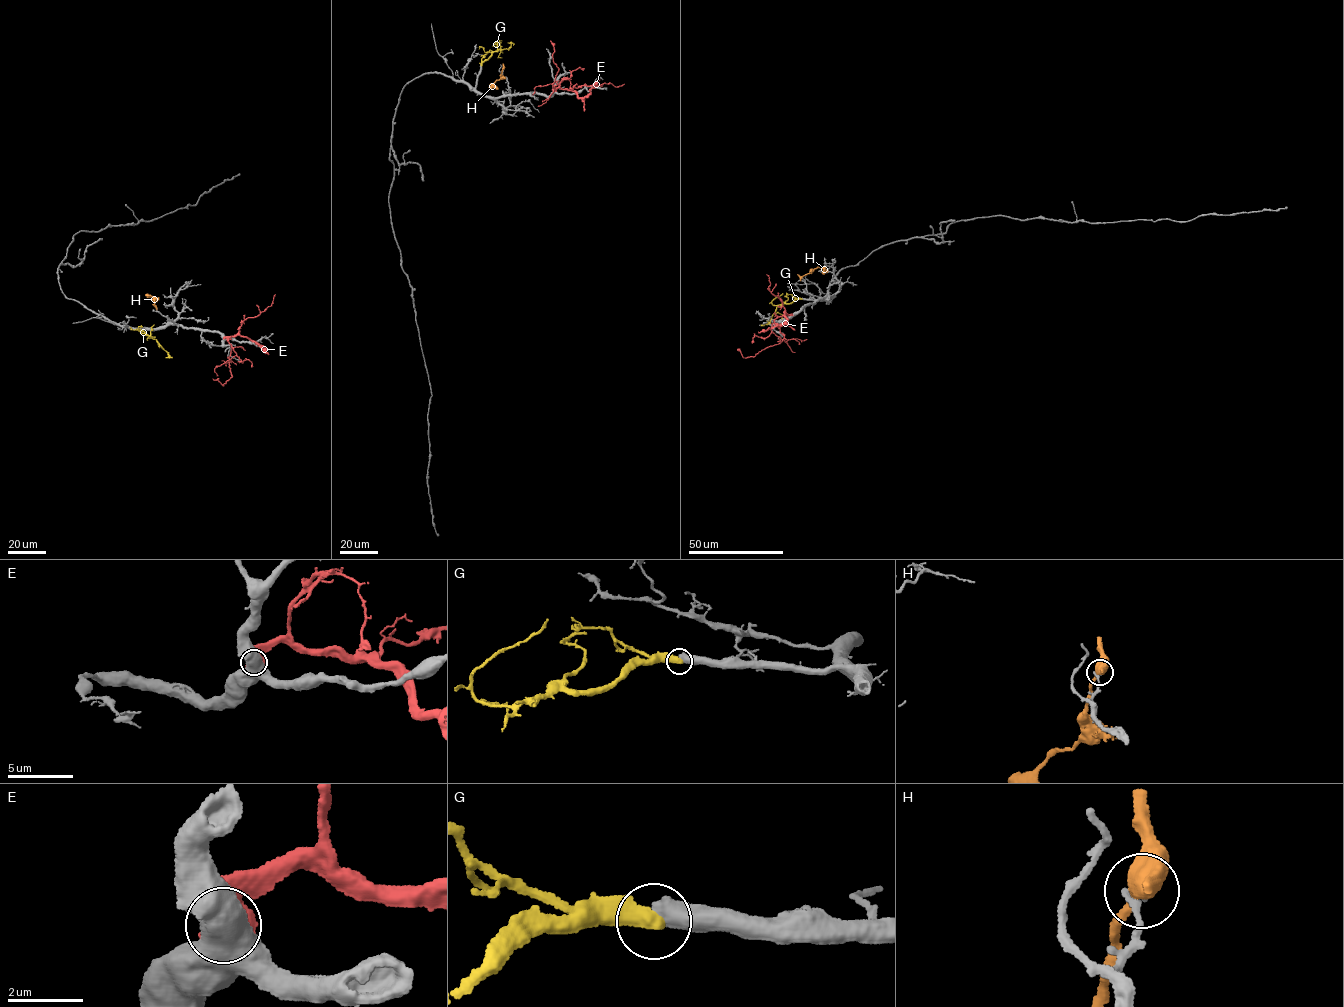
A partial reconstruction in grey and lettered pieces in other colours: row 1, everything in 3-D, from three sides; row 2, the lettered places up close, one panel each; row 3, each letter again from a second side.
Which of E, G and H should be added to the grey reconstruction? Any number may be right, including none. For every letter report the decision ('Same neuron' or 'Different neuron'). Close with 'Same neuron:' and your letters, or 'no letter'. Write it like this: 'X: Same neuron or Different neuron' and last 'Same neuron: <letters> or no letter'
E: Different neuron
G: Different neuron
H: Different neuron
Same neuron: no letter

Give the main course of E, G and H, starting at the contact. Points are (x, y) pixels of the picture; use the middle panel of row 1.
E: (555, 90), (564, 78), (552, 88), (558, 69), (553, 61), (555, 50), (550, 41)
G: (481, 65), (493, 52), (508, 49), (512, 42), (513, 45)
H: (503, 69), (493, 88)

